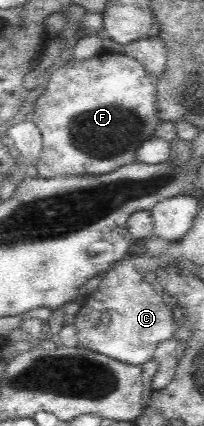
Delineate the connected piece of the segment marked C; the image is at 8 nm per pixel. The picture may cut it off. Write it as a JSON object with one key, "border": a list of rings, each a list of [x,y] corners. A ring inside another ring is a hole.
{"border":[[[130,258],[119,260],[111,269],[101,275],[100,286],[89,295],[84,295],[82,306],[75,315],[74,326],[78,333],[80,345],[98,352],[100,355],[109,356],[126,364],[141,367],[144,362],[153,358],[156,346],[162,340],[172,338],[179,323],[178,311],[175,307],[166,304],[154,288],[144,282],[142,270],[134,267]]]}

